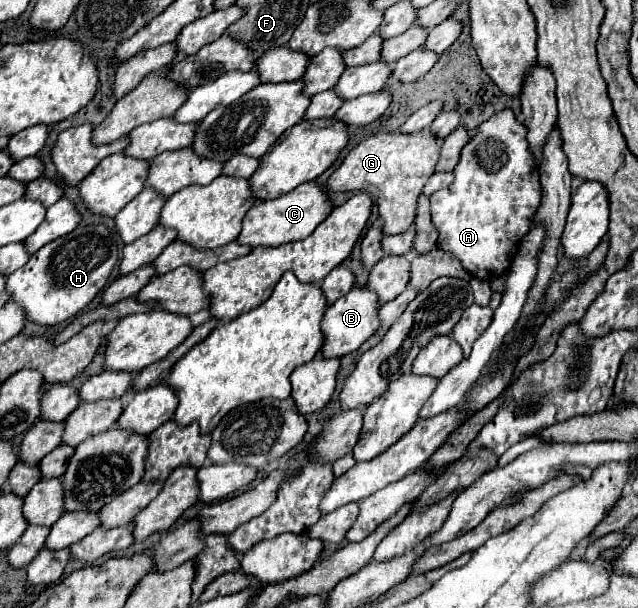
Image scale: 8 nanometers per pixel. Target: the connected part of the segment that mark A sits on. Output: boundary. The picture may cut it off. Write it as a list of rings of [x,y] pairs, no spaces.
[[[505,108],[493,114],[475,134],[469,134],[471,138],[453,170],[455,180],[429,198],[431,220],[439,232],[437,246],[451,252],[473,278],[491,282],[509,270],[517,240],[531,228],[543,190],[527,142],[527,128],[517,122],[513,110]]]

